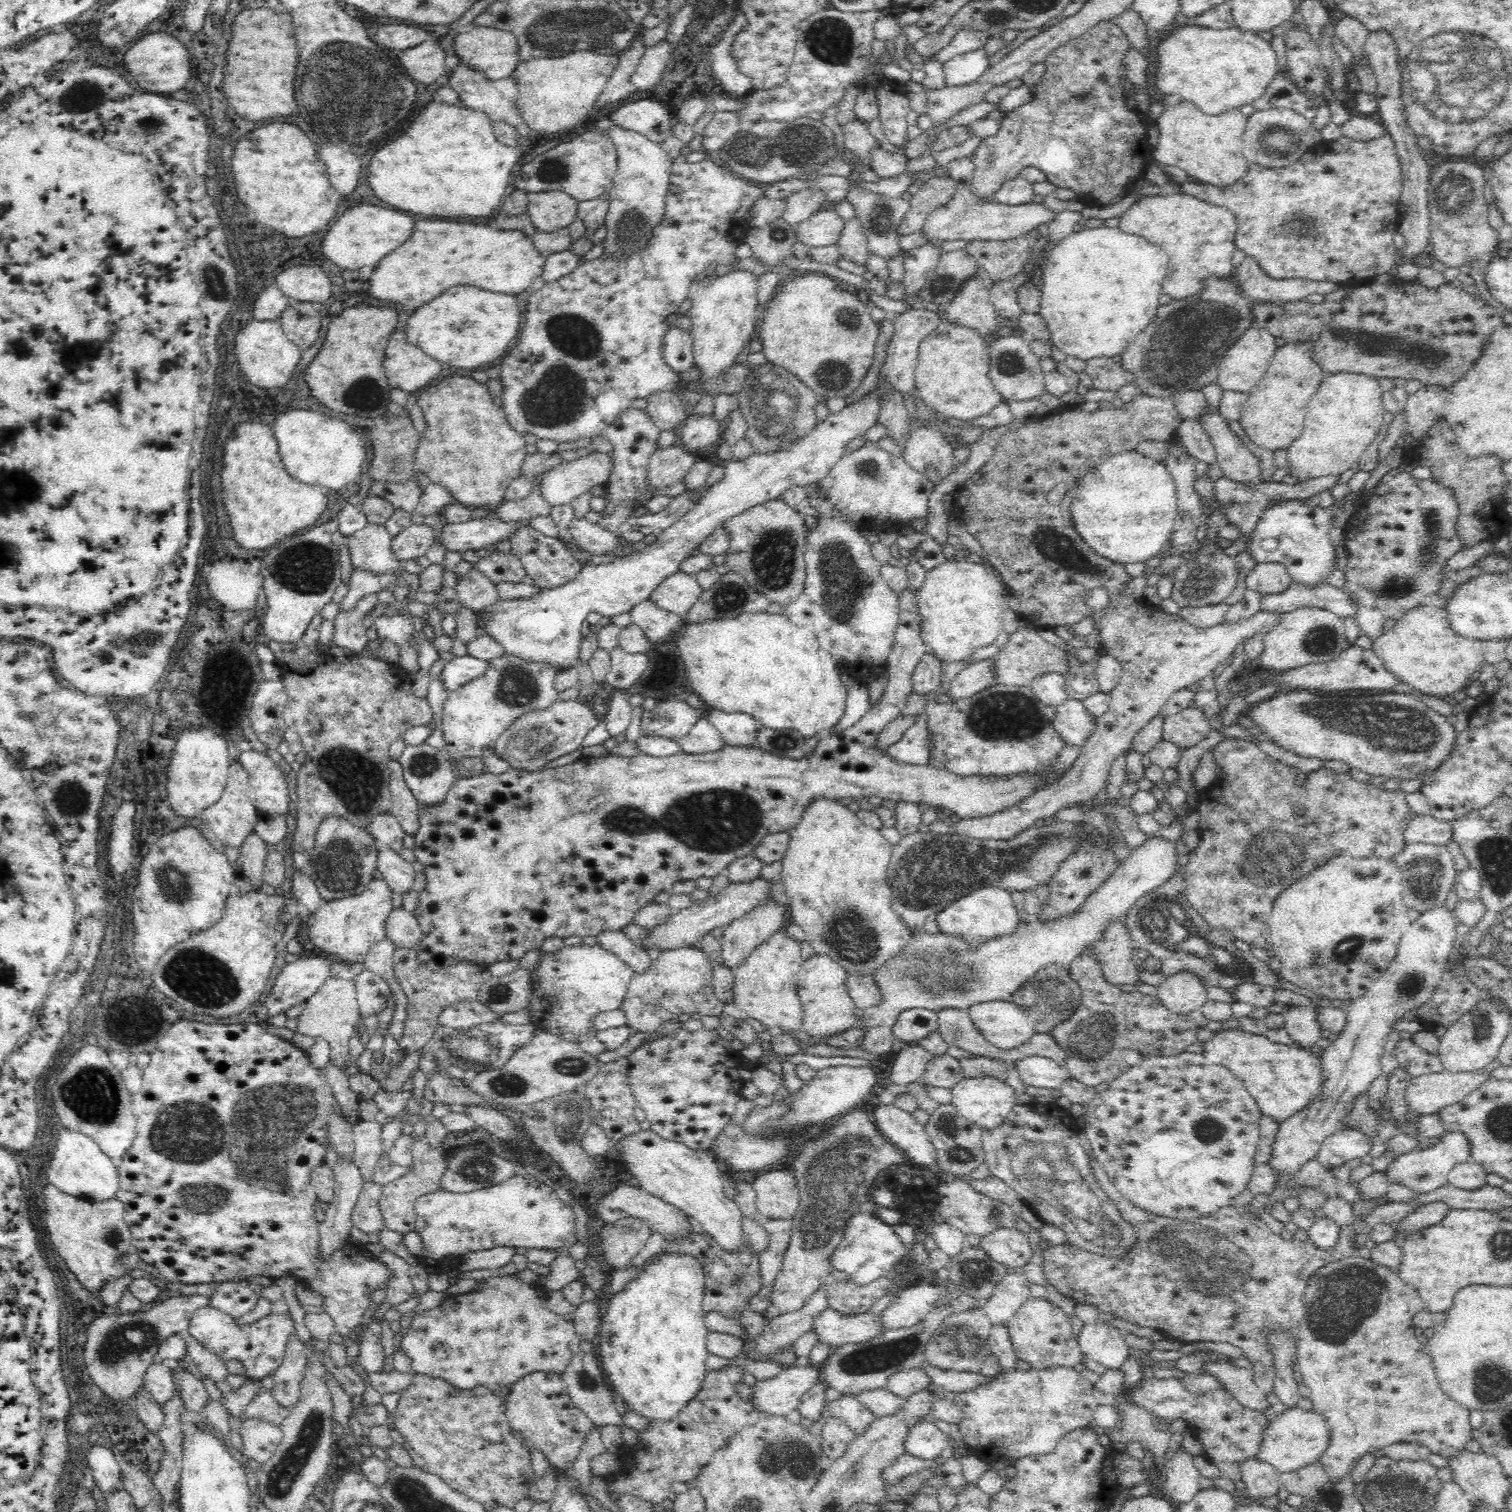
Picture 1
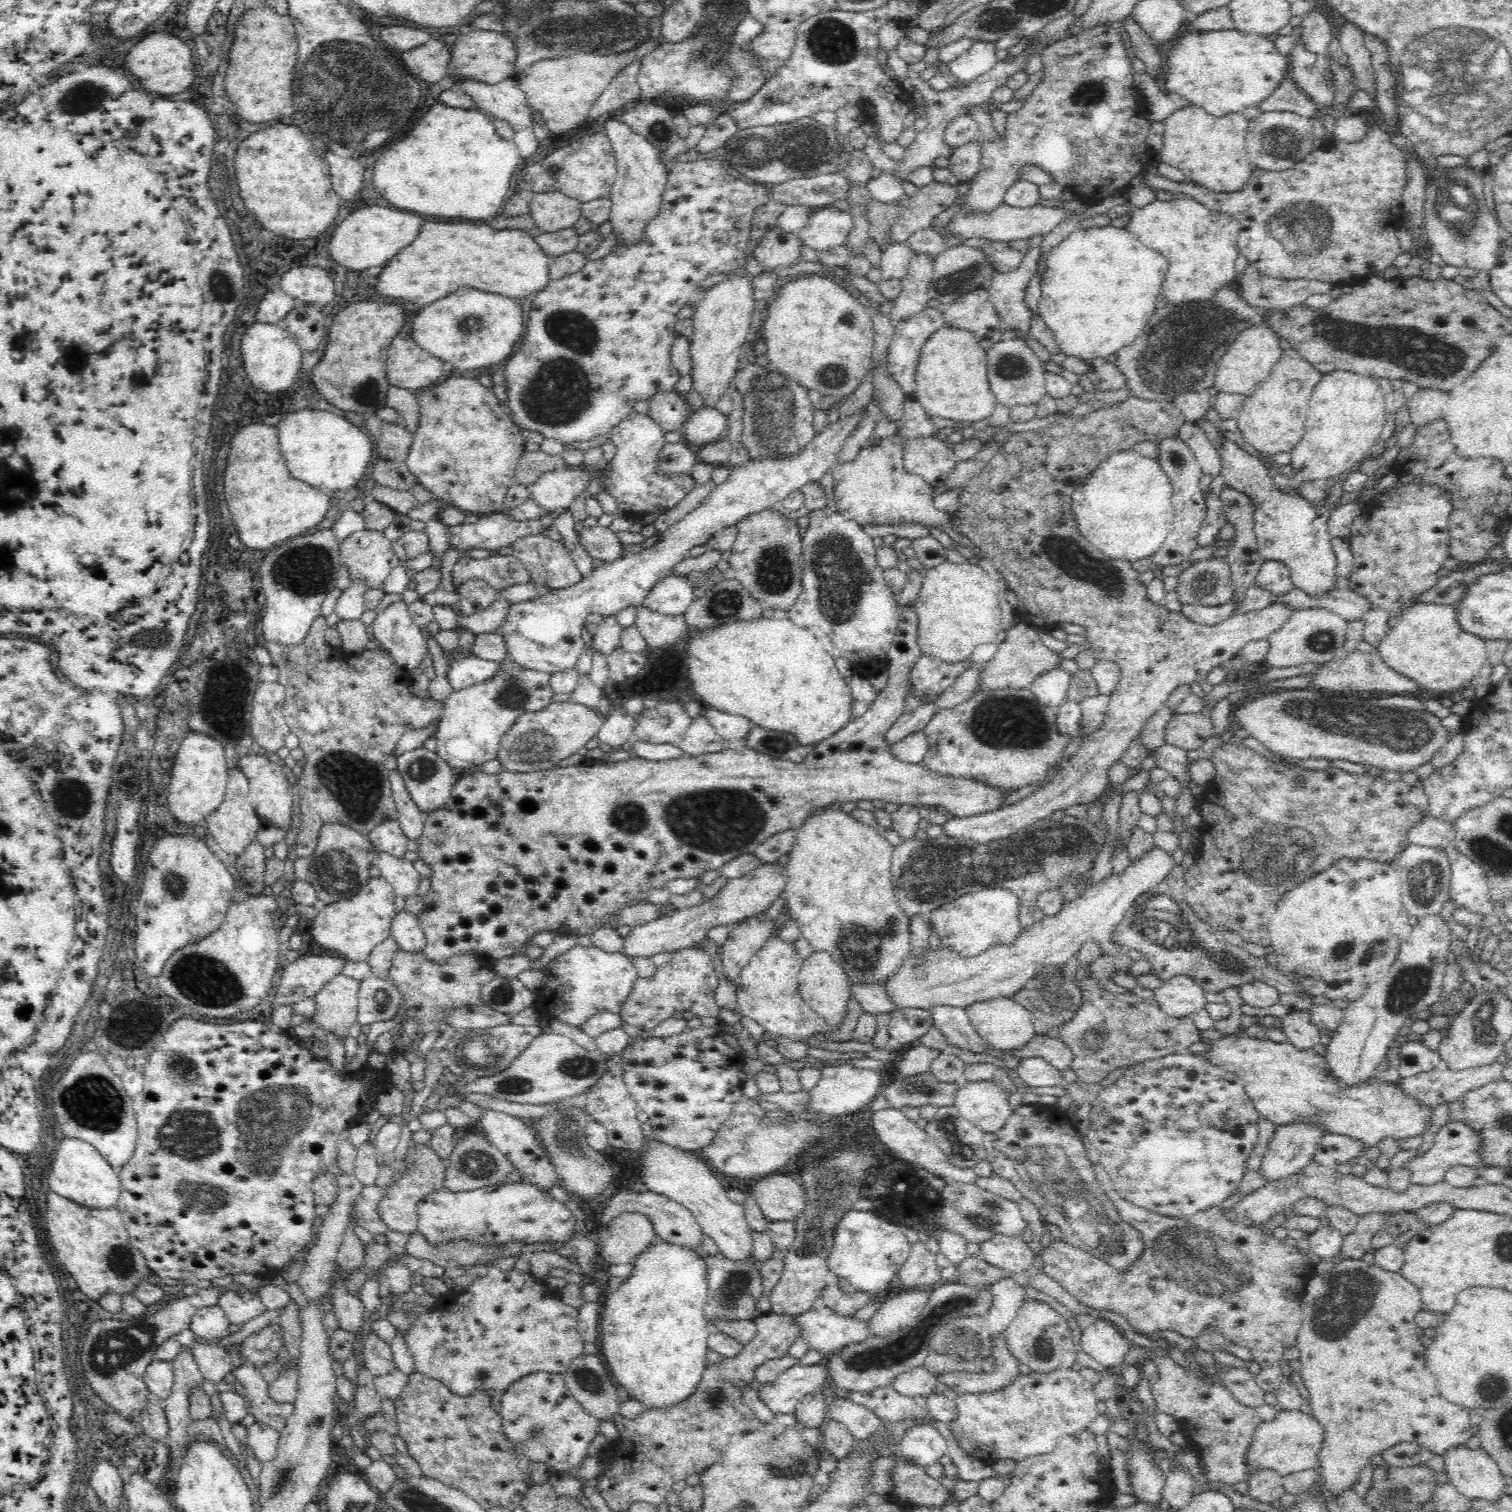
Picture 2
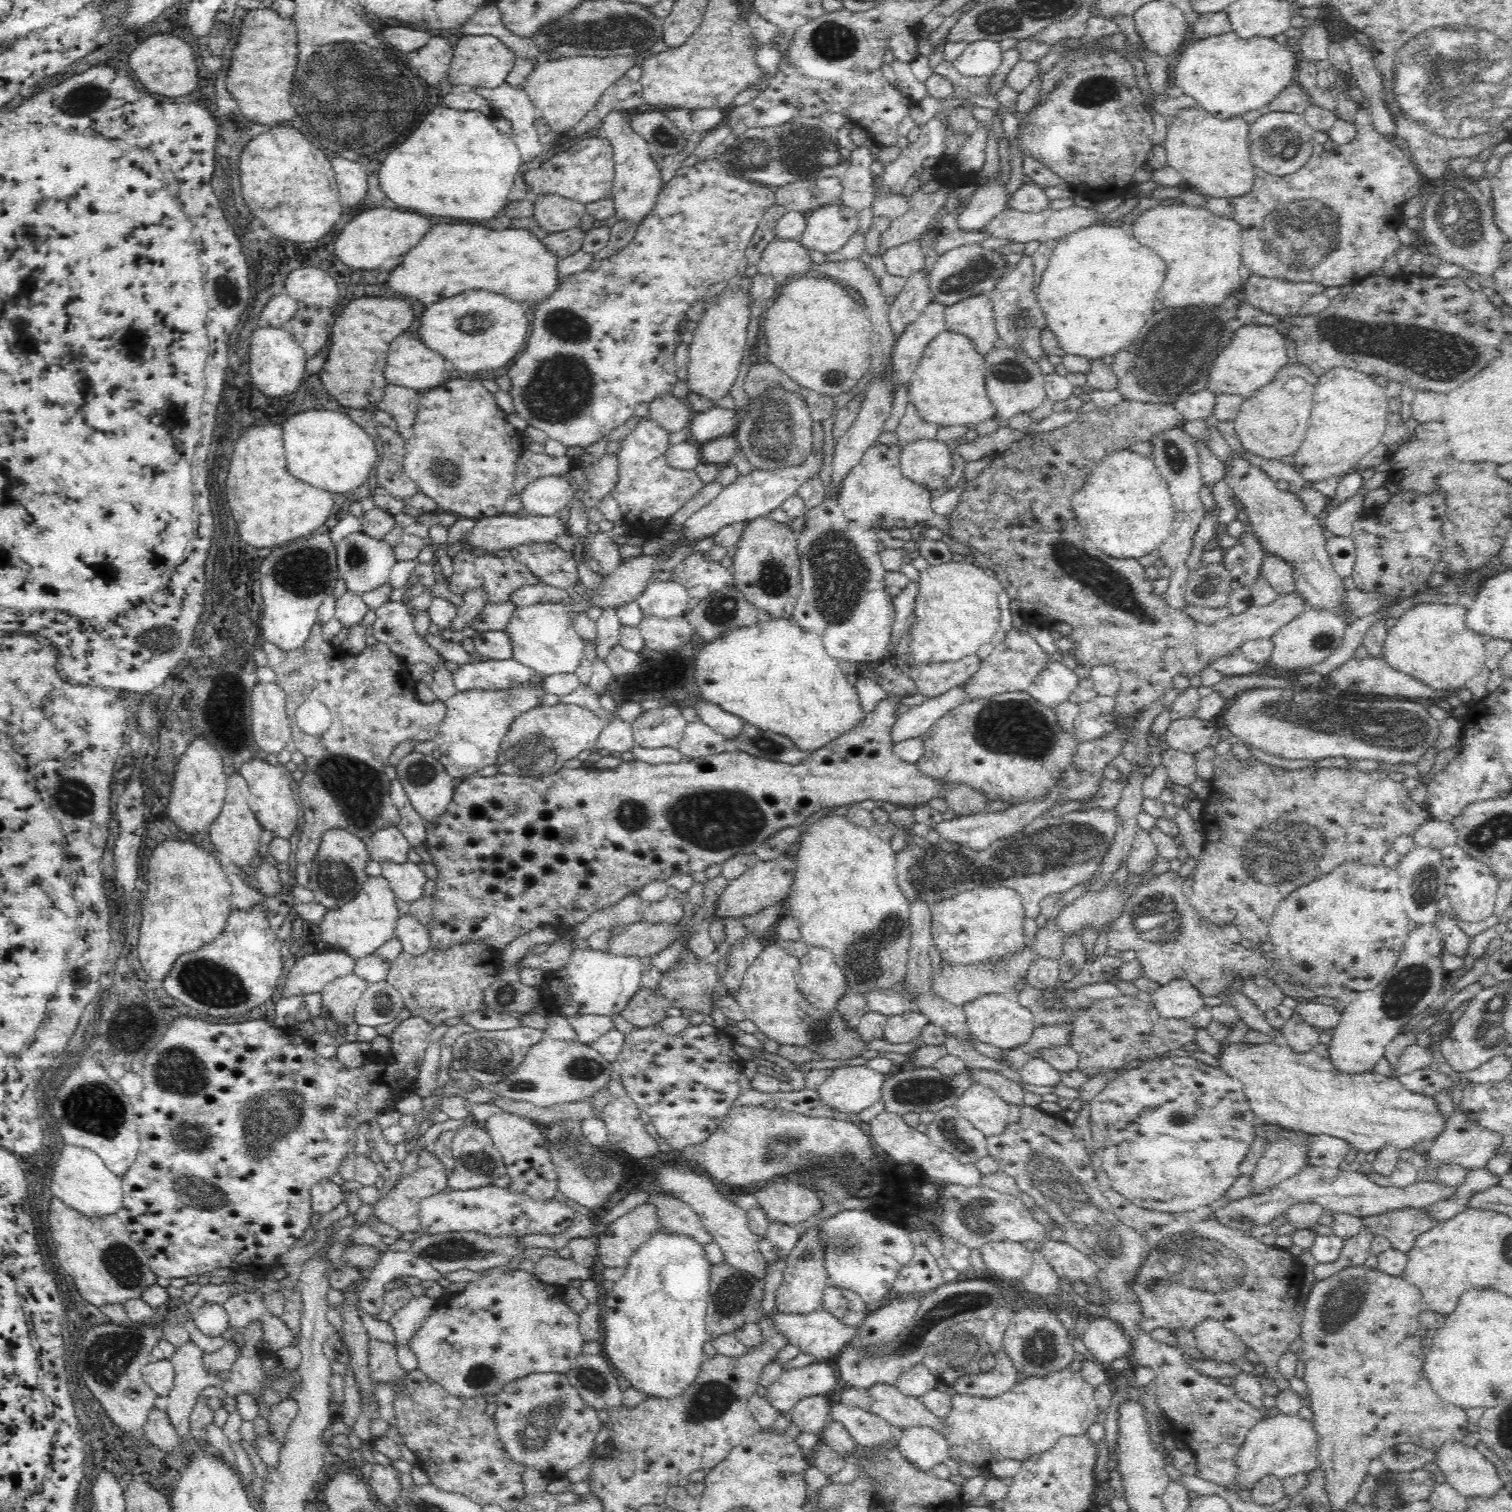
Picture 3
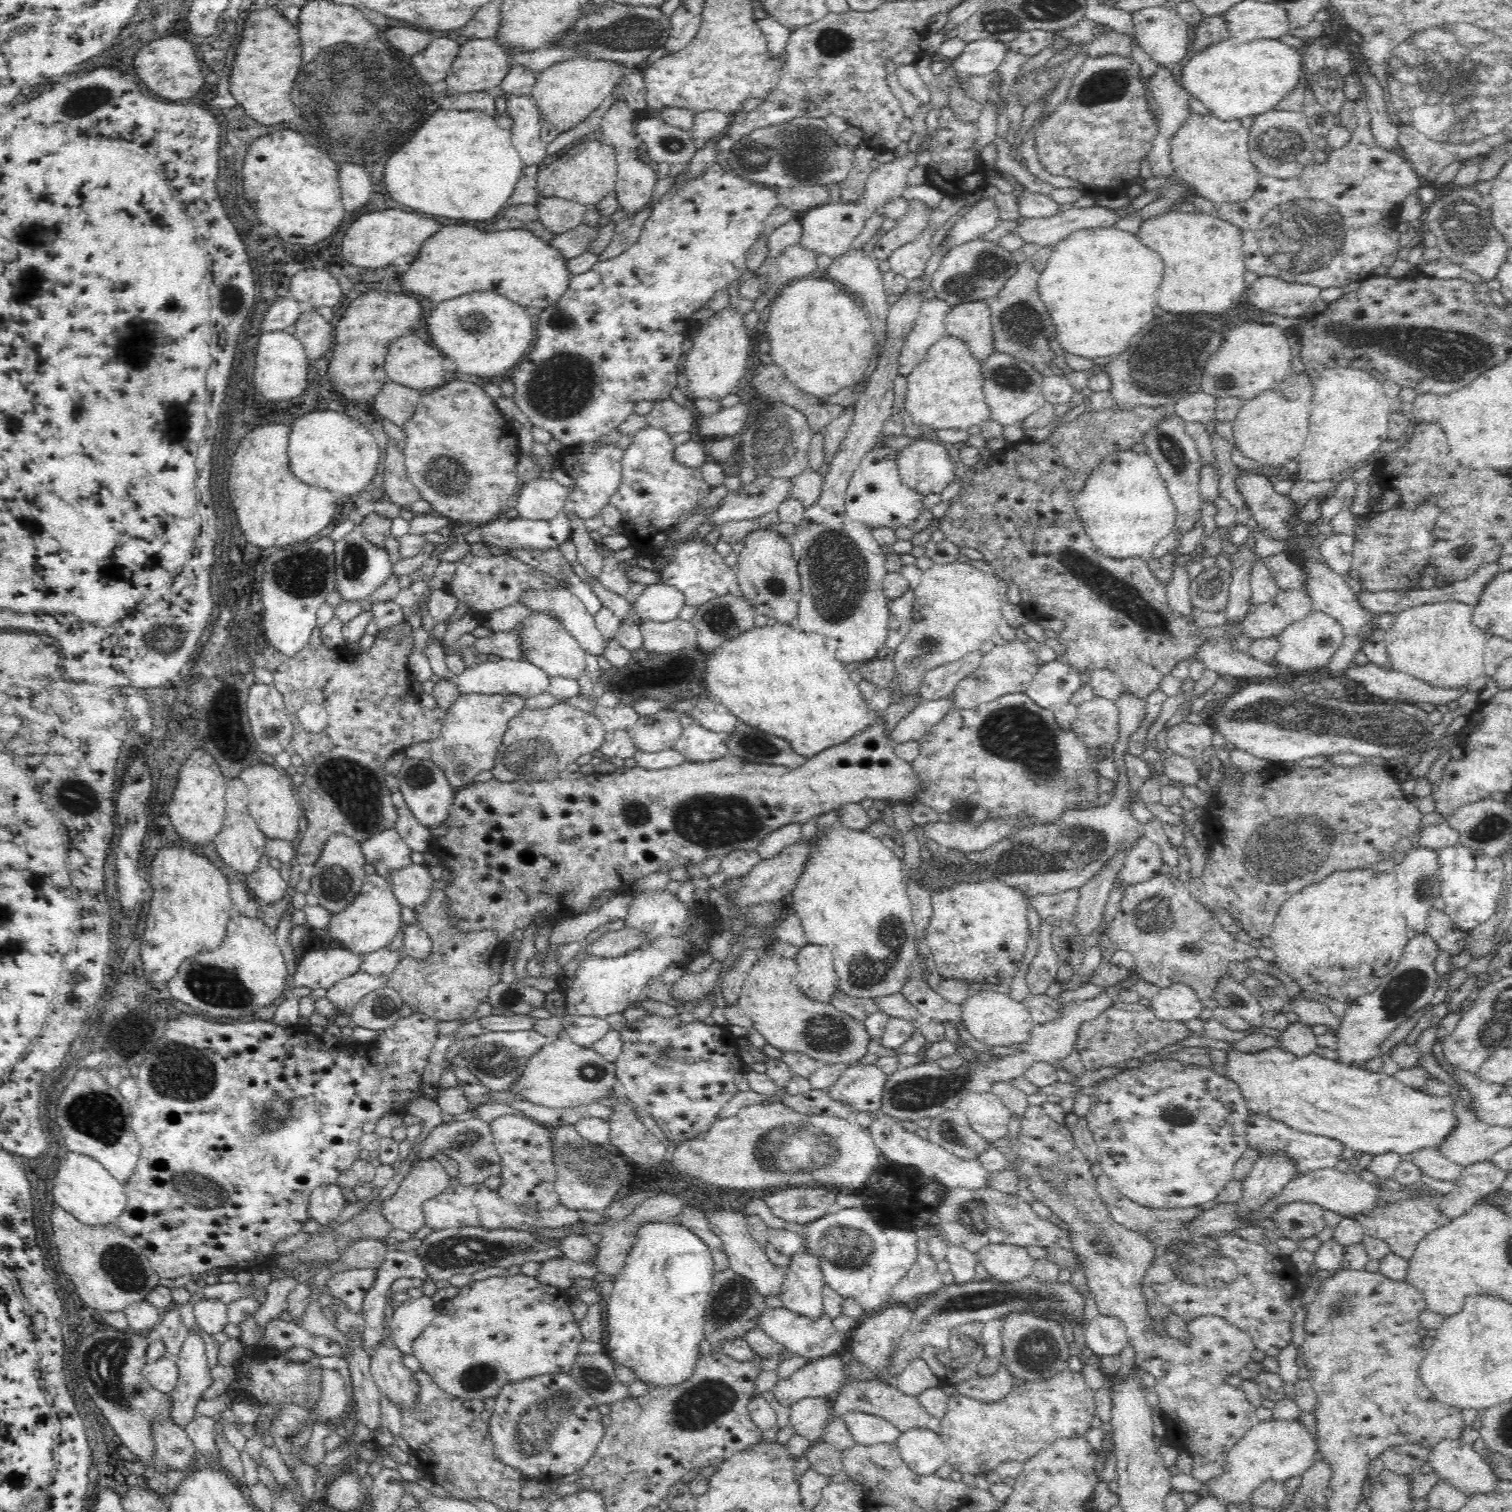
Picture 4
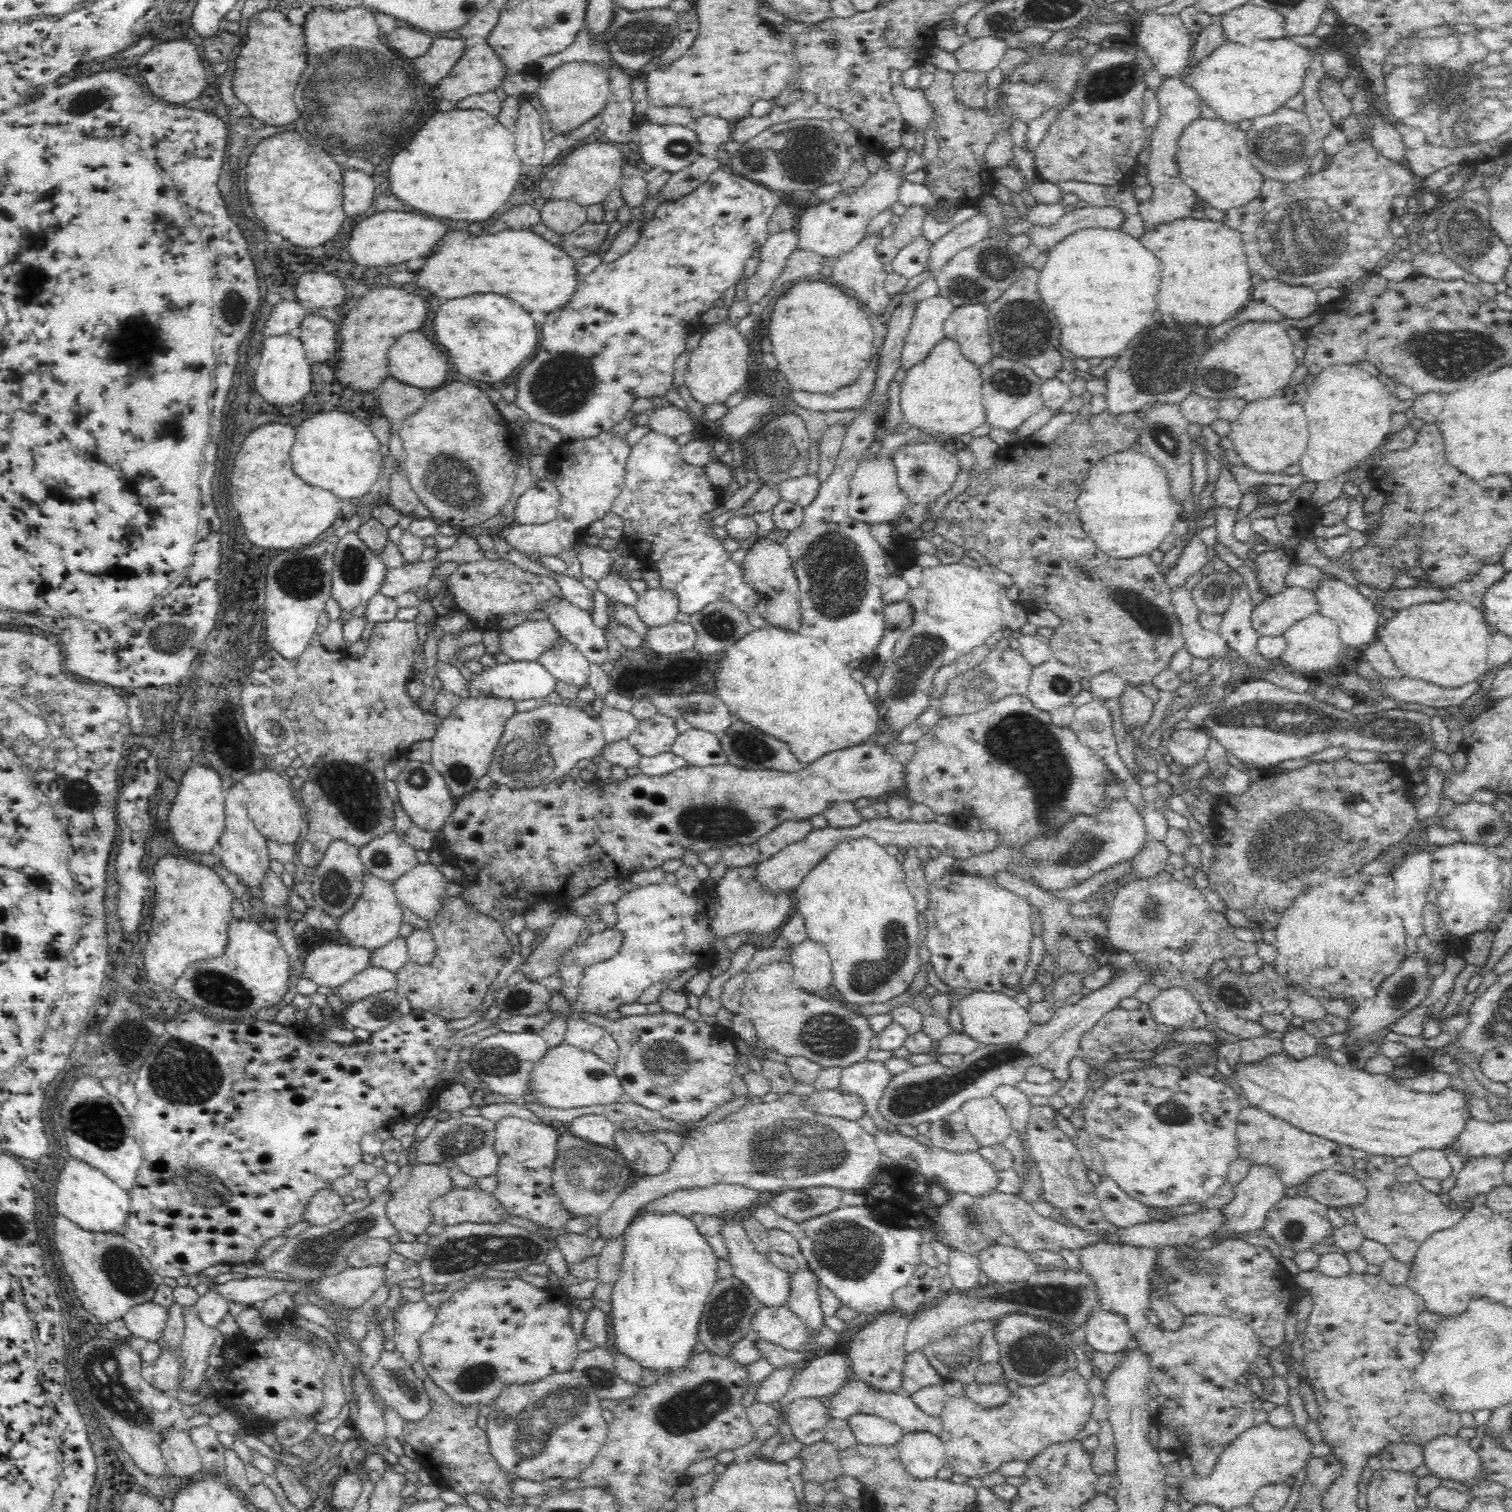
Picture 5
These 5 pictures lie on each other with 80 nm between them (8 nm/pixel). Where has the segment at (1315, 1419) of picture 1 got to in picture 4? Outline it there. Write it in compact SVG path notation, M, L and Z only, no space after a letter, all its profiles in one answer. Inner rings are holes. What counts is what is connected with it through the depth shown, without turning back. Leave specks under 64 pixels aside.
M1270 1418L1266 1421L1260 1421L1244 1434L1238 1444L1230 1448L1224 1474L1204 1483L1204 1496L1217 1498L1227 1506L1235 1502L1243 1503L1248 1501L1264 1482L1272 1480L1286 1483L1286 1480L1301 1476L1306 1470L1312 1468L1318 1460L1318 1450L1317 1439L1314 1439L1304 1427L1301 1419L1274 1420Z

